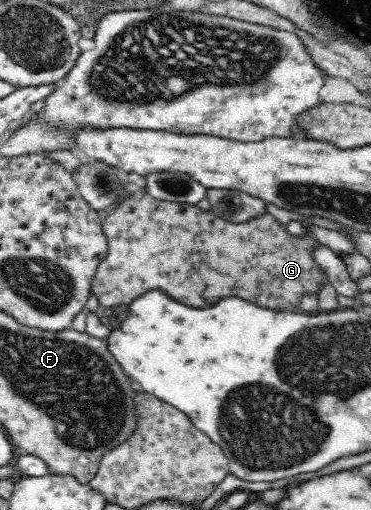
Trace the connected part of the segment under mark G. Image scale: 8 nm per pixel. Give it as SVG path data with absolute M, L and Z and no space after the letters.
M137 188L130 191L130 196L124 200L123 204L120 204L118 208L110 210L107 214L103 215L102 231L108 240L108 253L100 260L100 266L96 268L96 272L92 278L90 284L90 292L95 294L99 300L99 304L105 308L113 306L127 306L135 298L142 296L145 292L151 290L164 291L166 294L170 294L174 300L180 300L182 304L192 304L192 308L208 308L212 304L216 304L216 300L222 300L222 298L228 298L228 296L238 296L238 298L244 298L252 304L260 304L262 308L276 308L276 310L296 311L296 308L300 306L300 296L302 294L319 294L322 290L322 284L328 284L328 276L320 271L320 267L316 264L312 251L318 246L319 242L315 240L312 235L306 233L304 236L296 237L288 233L286 228L278 223L272 214L262 214L257 217L251 218L246 222L240 224L234 224L228 222L219 216L214 215L210 211L204 211L197 206L187 203L174 203L166 200L158 200L152 198Z

